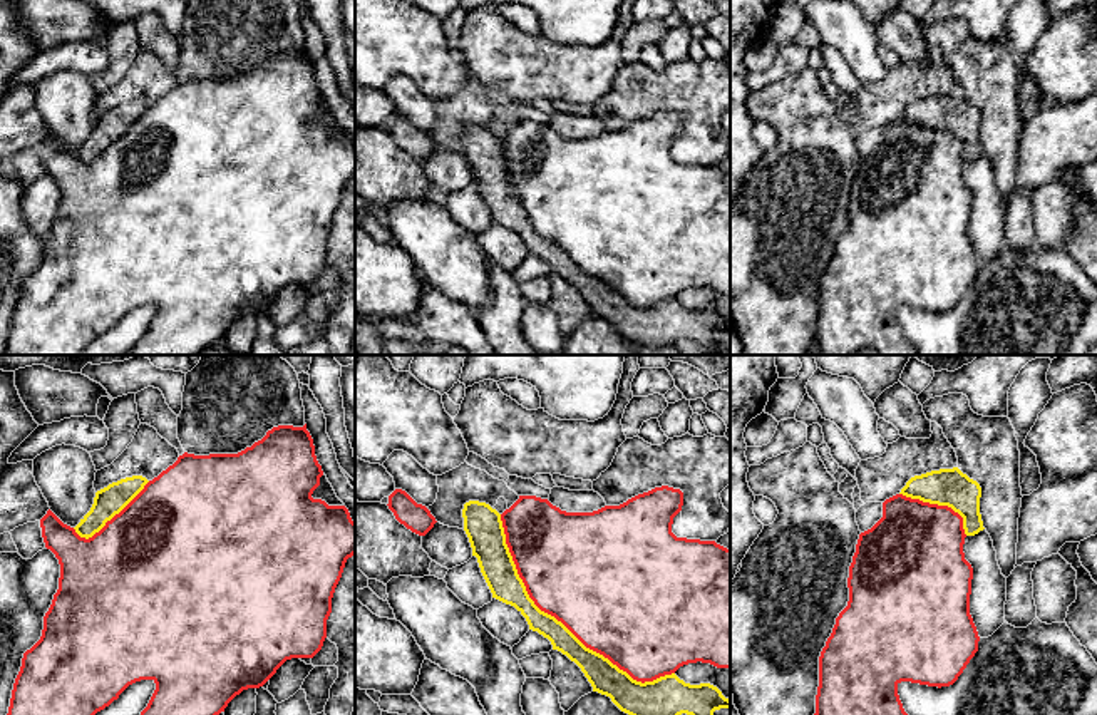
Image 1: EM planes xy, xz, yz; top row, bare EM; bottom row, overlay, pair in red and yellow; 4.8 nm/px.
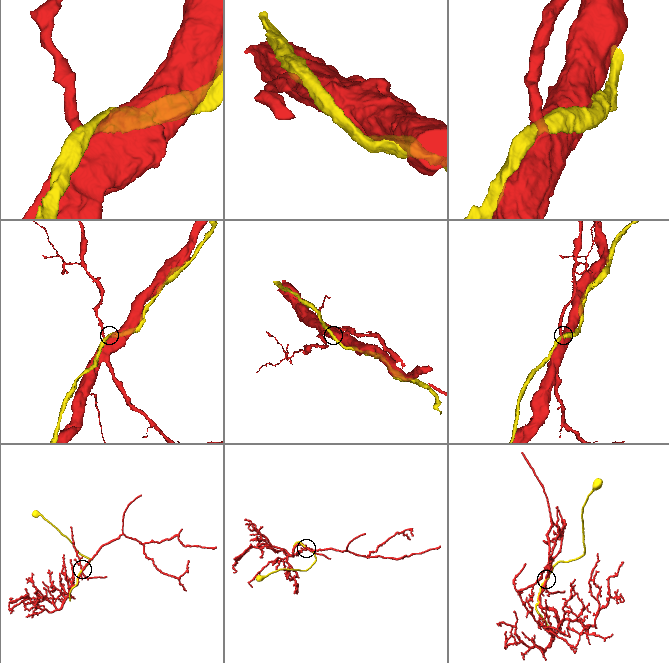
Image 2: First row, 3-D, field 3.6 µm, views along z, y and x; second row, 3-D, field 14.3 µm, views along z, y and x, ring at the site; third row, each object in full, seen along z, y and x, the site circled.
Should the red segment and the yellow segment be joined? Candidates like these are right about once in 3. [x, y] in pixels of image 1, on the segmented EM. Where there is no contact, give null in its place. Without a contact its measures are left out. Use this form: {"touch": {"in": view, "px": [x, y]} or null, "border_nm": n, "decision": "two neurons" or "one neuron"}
{"touch": {"in": "xz", "px": [560, 620]}, "border_nm": 1150, "decision": "two neurons"}

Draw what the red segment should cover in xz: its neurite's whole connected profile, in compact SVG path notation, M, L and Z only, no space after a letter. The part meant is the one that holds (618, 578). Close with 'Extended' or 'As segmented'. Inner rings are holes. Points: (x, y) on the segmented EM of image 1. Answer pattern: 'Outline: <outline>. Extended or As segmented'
Outline: M662 486L593 512L566 512L548 499L519 496L501 514L534 604L641 683L697 661L730 668L730 549L677 538L672 524L682 506L683 492Z. As segmented

